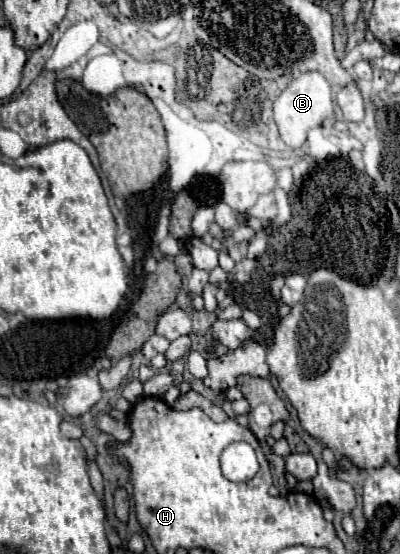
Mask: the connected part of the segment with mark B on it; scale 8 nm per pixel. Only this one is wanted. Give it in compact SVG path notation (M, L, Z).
M304 72L298 78L294 78L274 102L274 120L278 124L282 140L290 148L300 148L306 142L306 136L312 128L320 126L326 118L334 118L334 116L336 116L336 108L332 98L332 86L318 72Z

